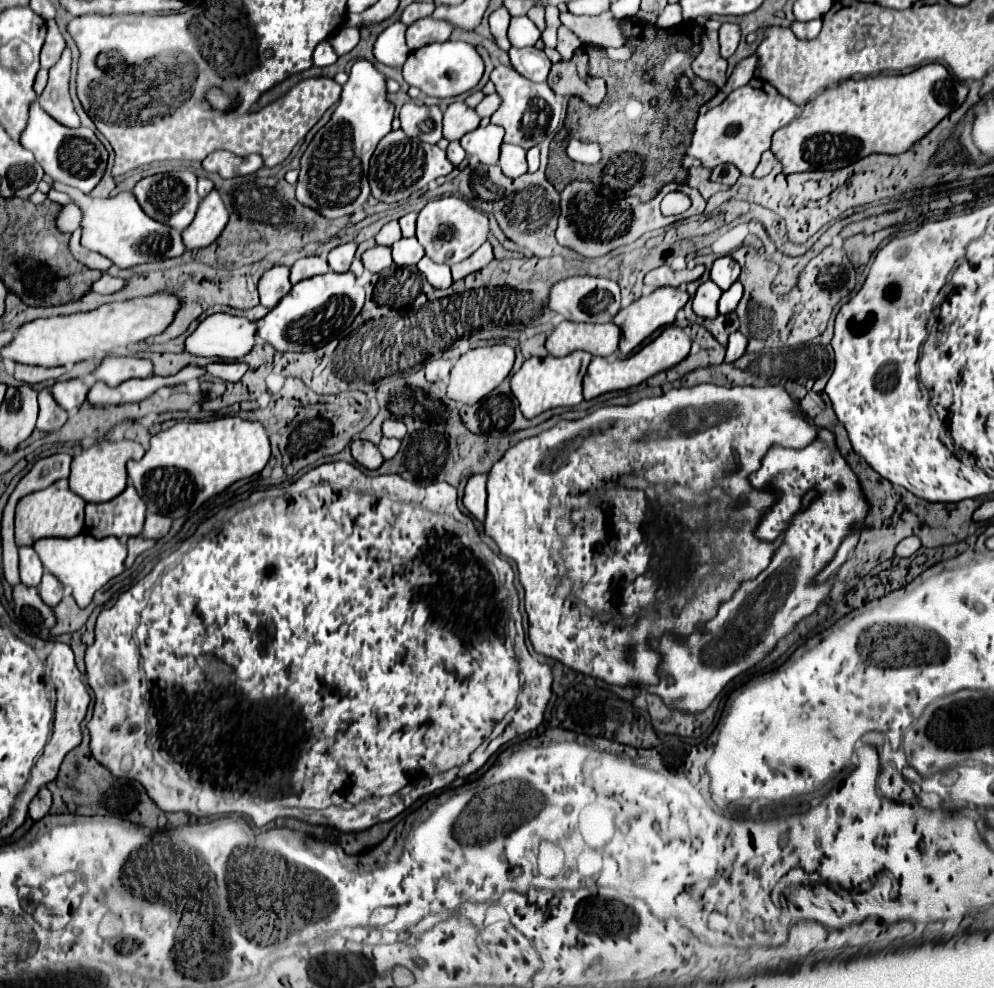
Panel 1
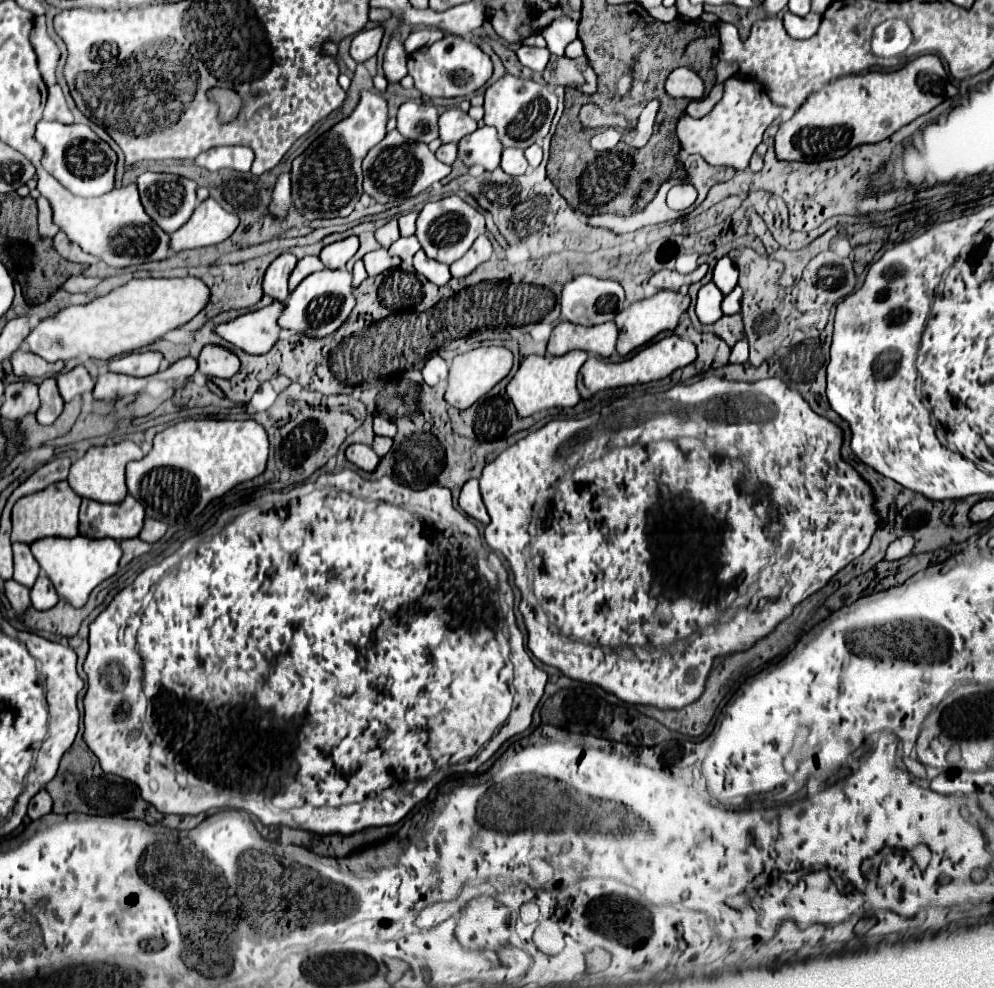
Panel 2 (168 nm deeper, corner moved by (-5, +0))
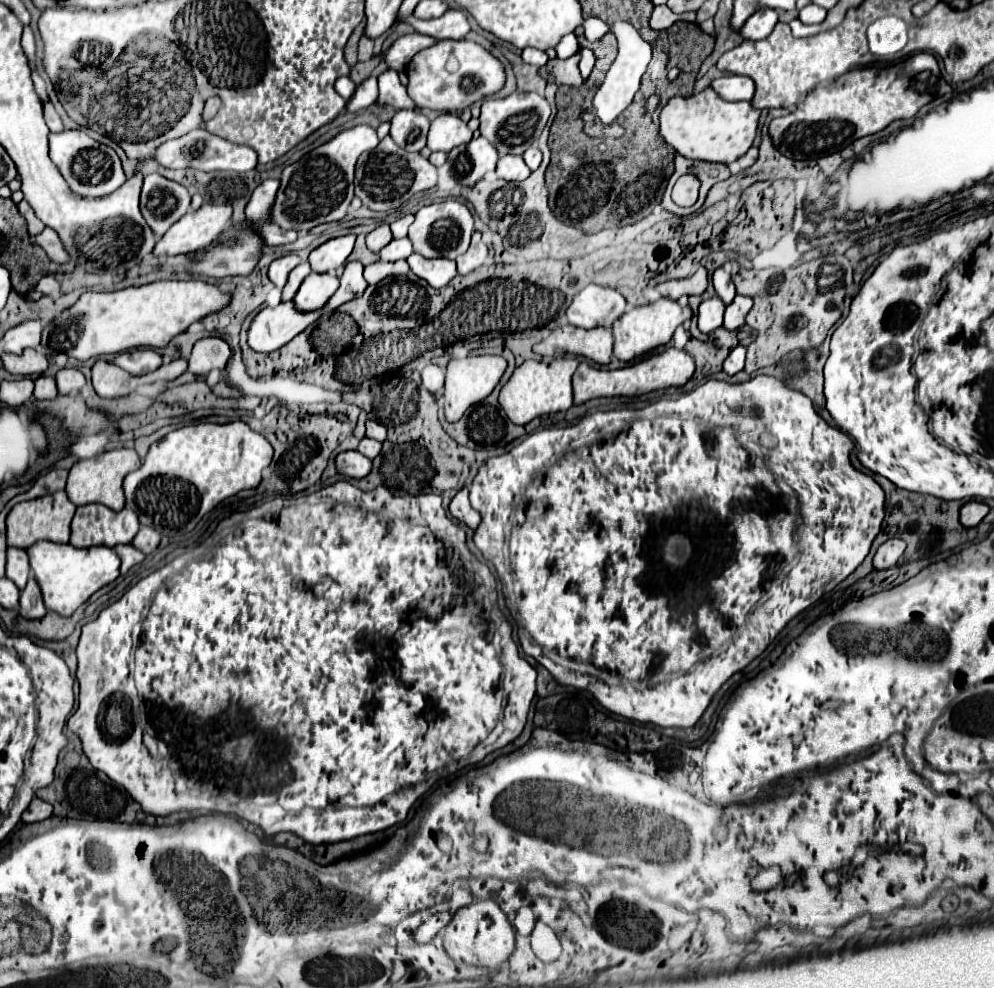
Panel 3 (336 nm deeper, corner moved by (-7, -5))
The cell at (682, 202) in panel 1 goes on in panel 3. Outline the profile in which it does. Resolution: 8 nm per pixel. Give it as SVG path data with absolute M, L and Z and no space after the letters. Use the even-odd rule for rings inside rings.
M691 173L681 175L673 187L673 201L681 207L689 207L697 201L697 191L699 191L699 179Z

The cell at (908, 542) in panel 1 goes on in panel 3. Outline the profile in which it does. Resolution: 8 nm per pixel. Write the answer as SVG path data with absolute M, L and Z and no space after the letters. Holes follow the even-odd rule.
M887 539L875 553L873 557L873 567L875 569L889 569L897 563L897 559L905 551L905 541L903 539Z

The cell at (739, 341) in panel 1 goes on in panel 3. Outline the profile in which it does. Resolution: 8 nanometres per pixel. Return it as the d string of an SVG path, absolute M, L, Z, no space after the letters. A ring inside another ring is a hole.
M735 347L731 353L729 353L729 357L725 359L725 363L723 363L723 371L727 373L727 375L735 375L735 373L739 373L741 369L743 369L743 365L745 365L745 347Z

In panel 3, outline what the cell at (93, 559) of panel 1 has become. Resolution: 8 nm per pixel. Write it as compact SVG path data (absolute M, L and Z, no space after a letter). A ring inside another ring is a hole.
M39 541L27 549L29 565L43 593L43 603L47 611L55 611L63 617L73 615L73 611L83 605L95 591L119 577L119 557L113 549L91 547L77 549L73 545Z

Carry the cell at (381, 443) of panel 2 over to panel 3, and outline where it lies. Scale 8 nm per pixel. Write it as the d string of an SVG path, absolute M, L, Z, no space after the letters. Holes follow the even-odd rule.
M365 437L365 439L361 439L357 451L359 451L361 455L369 457L369 459L375 459L375 457L381 453L381 443L375 441L375 439L367 439L367 437Z

